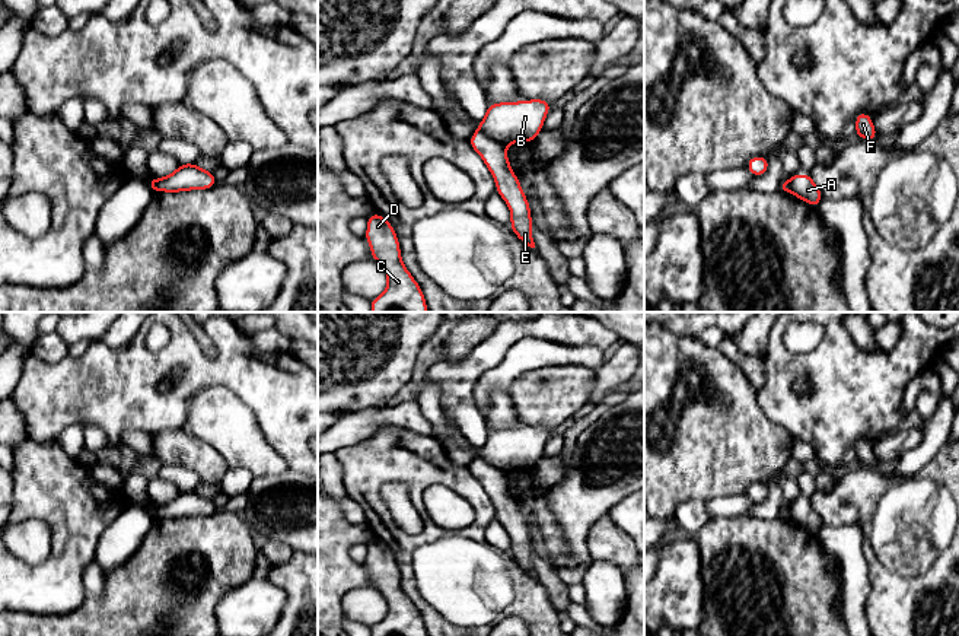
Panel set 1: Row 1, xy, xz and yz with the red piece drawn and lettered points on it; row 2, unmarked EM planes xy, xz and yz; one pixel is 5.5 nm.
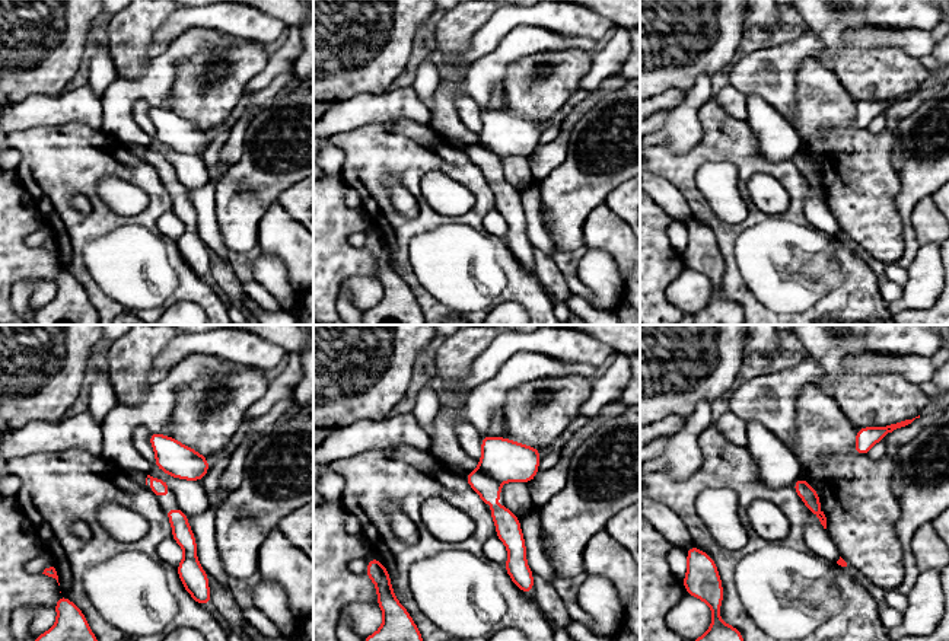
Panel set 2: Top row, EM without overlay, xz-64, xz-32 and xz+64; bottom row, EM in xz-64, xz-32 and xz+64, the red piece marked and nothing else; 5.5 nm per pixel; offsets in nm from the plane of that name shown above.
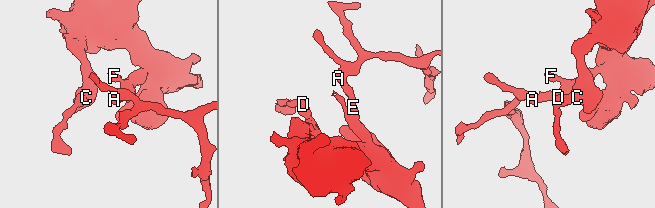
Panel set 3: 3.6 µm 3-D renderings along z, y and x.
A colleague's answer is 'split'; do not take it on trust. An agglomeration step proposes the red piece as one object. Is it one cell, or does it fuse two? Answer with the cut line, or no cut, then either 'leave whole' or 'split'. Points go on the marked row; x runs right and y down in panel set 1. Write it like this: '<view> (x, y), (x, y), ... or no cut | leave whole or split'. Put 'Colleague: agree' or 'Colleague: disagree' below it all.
xz (478, 129), (503, 145) | split
Colleague: agree

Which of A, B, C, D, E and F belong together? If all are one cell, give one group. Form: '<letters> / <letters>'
A C D E F / B

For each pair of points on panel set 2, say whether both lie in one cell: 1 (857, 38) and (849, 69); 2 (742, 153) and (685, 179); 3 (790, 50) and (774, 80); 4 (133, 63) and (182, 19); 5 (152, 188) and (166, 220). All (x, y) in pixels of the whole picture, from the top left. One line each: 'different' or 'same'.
1: different
2: same
3: same
4: different
5: different

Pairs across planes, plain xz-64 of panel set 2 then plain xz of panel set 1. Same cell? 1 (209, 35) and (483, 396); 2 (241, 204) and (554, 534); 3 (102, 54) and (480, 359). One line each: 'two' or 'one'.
1: one
2: two
3: two

